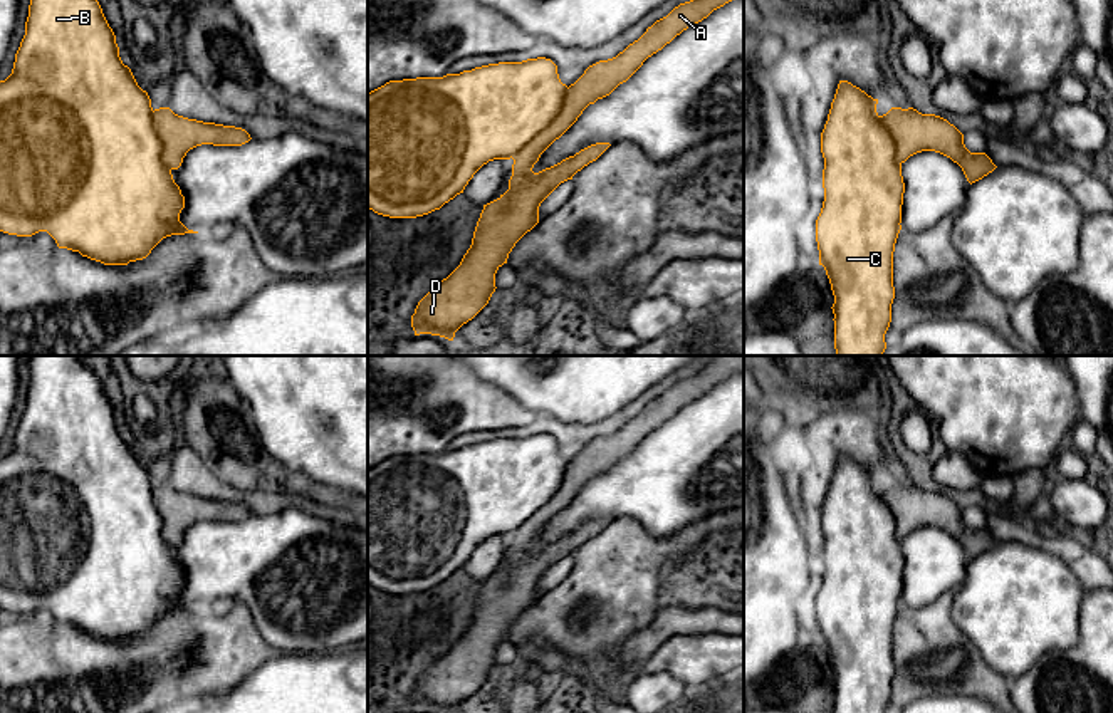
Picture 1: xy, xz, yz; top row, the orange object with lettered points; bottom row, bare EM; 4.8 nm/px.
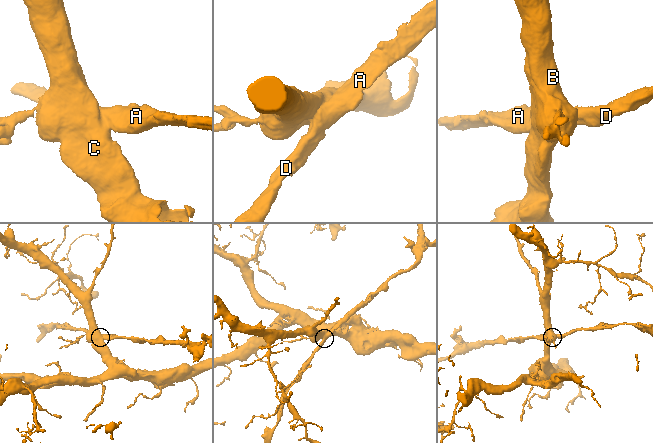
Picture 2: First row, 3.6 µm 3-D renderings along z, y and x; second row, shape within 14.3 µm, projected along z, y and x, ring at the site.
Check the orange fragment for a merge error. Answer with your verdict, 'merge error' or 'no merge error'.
merge error

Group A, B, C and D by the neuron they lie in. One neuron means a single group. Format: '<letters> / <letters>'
A D / B C

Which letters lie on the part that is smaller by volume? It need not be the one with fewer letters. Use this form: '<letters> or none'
A, D

